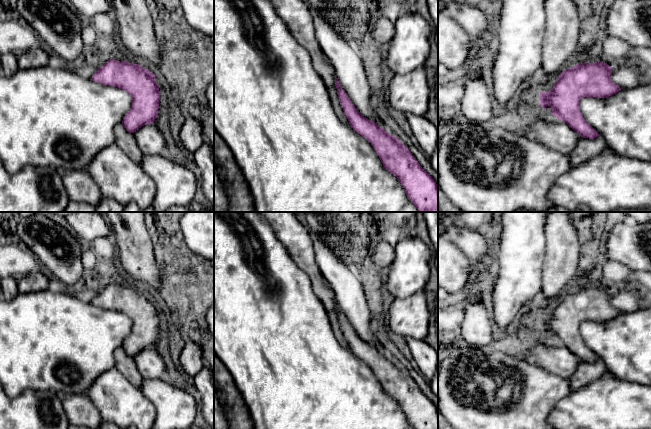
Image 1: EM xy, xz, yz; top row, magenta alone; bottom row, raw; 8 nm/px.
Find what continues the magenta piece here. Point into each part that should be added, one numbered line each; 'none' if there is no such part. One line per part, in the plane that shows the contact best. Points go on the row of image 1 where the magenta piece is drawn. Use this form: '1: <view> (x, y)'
none

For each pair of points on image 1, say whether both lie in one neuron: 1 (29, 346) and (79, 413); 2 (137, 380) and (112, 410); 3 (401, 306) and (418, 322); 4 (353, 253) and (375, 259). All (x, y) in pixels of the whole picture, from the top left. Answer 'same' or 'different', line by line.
1: different
2: different
3: same
4: different

